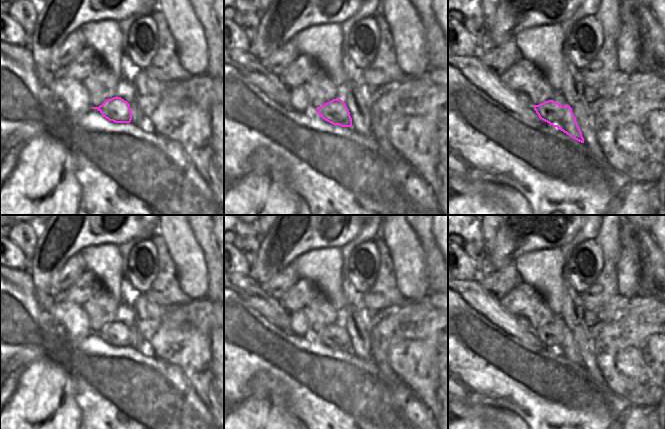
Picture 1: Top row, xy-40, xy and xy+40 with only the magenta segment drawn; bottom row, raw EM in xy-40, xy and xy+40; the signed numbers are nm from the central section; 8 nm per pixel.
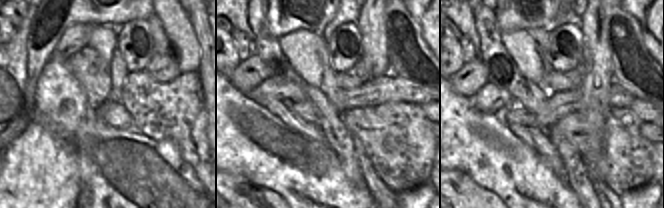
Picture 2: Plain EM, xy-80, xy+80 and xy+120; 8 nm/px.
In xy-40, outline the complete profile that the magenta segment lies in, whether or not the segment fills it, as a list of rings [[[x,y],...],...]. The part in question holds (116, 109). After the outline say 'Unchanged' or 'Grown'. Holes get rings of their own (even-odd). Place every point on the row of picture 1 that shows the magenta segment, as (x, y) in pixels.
[[[113,97],[104,101],[97,109],[103,117],[115,123],[130,123],[132,112],[130,104],[121,97]]]. Unchanged.

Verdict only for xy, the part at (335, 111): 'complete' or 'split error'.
complete

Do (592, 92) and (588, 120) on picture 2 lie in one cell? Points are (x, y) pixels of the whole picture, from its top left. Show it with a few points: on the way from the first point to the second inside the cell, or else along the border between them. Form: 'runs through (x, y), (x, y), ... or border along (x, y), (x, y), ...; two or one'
runs through (592, 99), (592, 113); one

